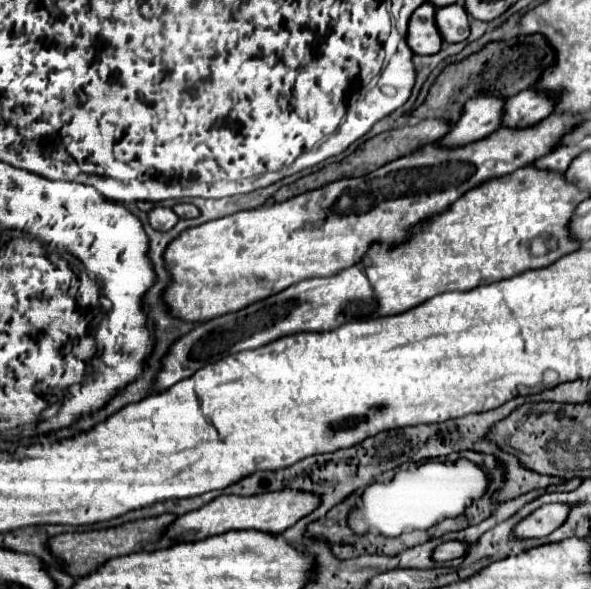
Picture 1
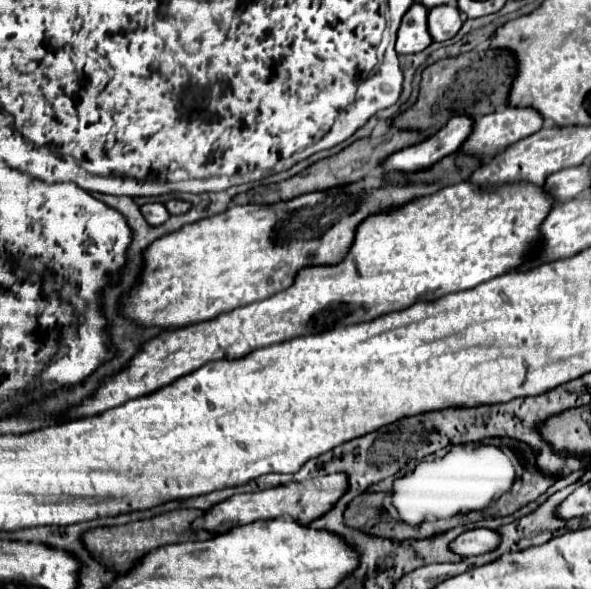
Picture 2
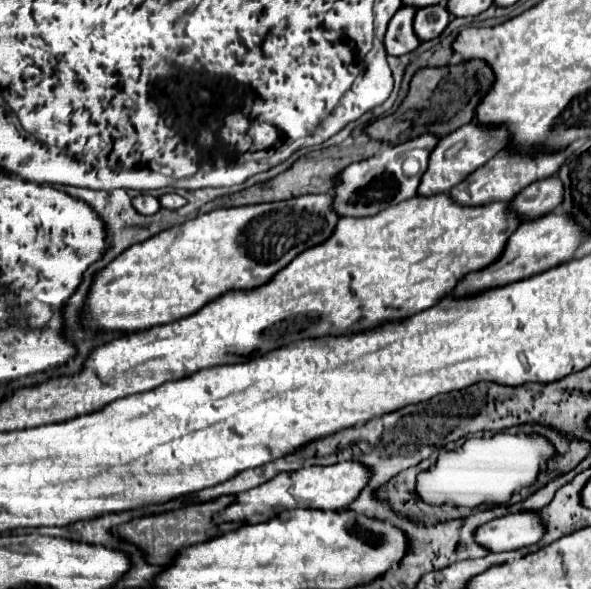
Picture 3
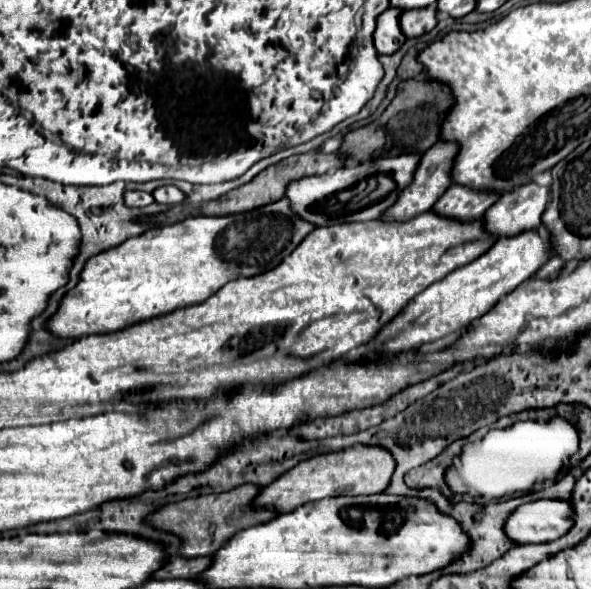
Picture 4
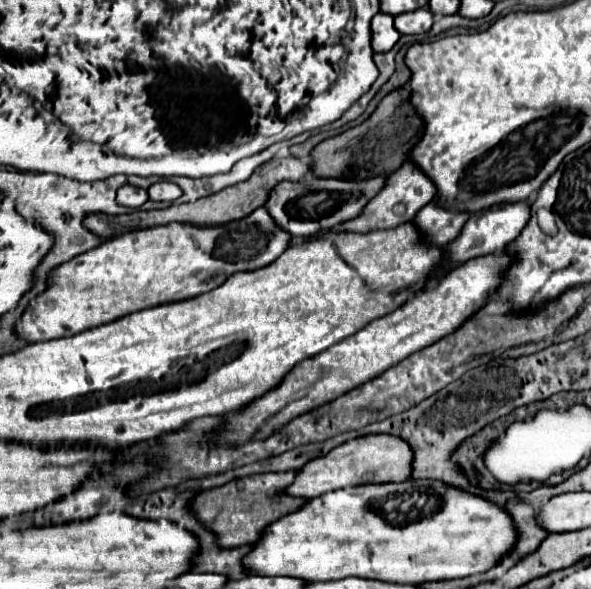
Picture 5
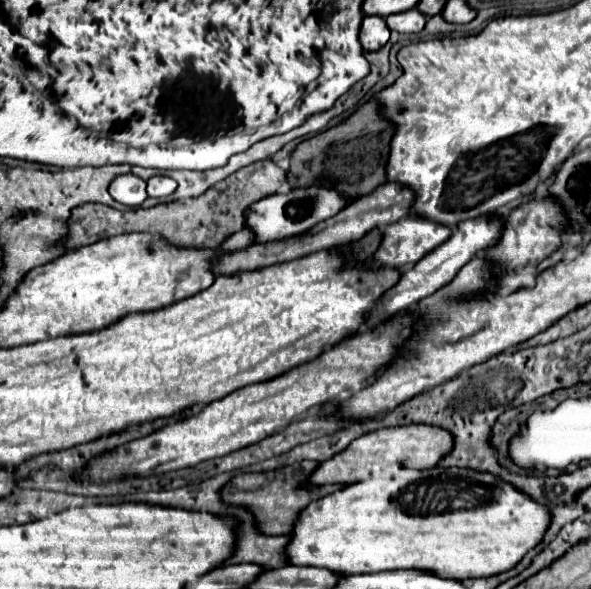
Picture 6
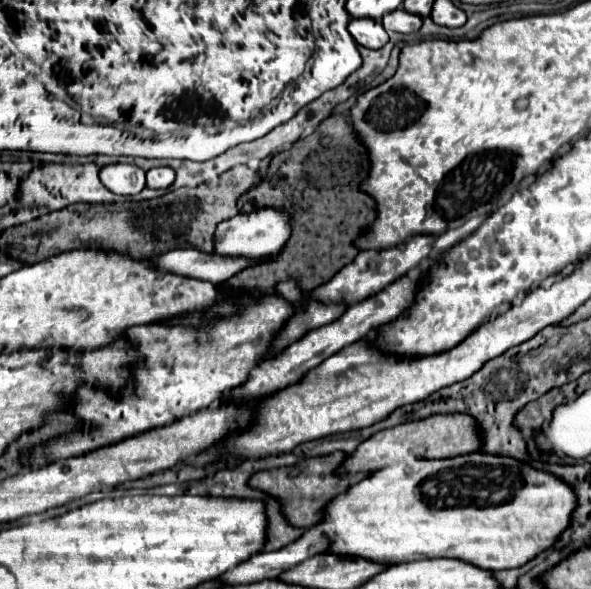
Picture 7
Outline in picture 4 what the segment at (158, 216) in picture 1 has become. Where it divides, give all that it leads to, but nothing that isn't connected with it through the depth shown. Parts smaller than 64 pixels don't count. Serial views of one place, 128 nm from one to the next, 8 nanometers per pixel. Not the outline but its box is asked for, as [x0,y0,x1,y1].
[124,192,154,208]

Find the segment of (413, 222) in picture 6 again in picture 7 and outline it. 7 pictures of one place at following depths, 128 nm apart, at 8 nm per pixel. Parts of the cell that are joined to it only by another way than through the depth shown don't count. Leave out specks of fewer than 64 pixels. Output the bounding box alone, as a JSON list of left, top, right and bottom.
[312,236,436,304]

